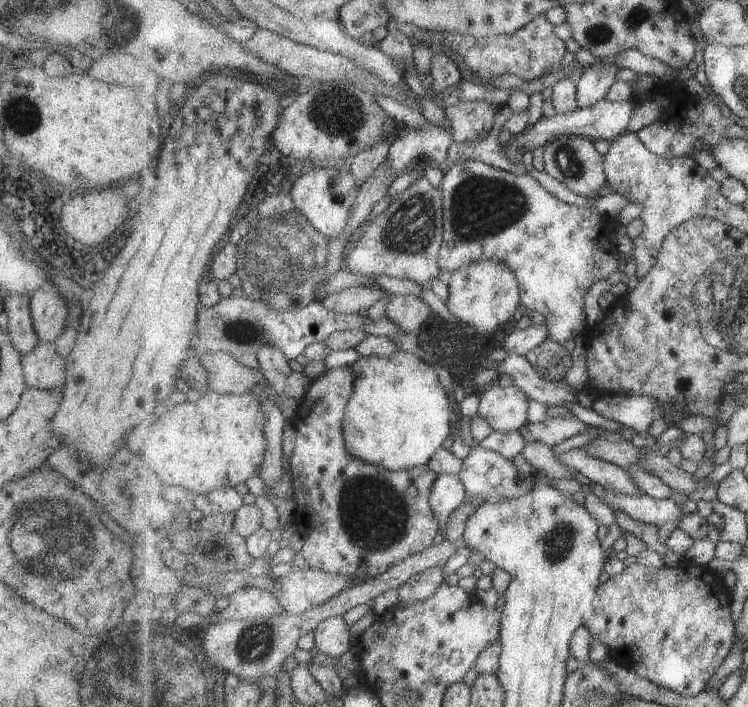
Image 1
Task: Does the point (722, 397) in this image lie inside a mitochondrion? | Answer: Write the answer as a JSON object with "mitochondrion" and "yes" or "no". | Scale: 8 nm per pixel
{"mitochondrion":"no"}

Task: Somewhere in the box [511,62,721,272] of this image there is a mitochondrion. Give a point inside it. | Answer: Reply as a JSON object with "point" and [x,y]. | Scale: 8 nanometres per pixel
{"point":[648,177]}

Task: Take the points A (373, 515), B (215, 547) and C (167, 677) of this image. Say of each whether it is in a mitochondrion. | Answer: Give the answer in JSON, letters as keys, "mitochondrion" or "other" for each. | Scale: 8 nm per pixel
{"A":"mitochondrion","B":"other","C":"mitochondrion"}

